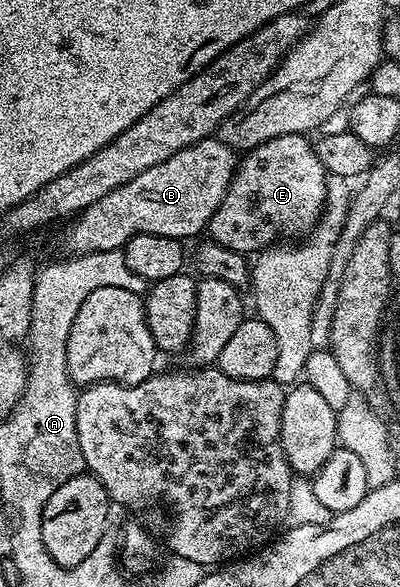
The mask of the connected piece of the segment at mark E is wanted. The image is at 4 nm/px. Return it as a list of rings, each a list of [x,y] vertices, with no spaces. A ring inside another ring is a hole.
[[[307,135],[273,137],[238,160],[233,181],[207,223],[210,242],[258,253],[284,237],[306,236],[314,228],[323,213],[329,176],[309,140]]]

